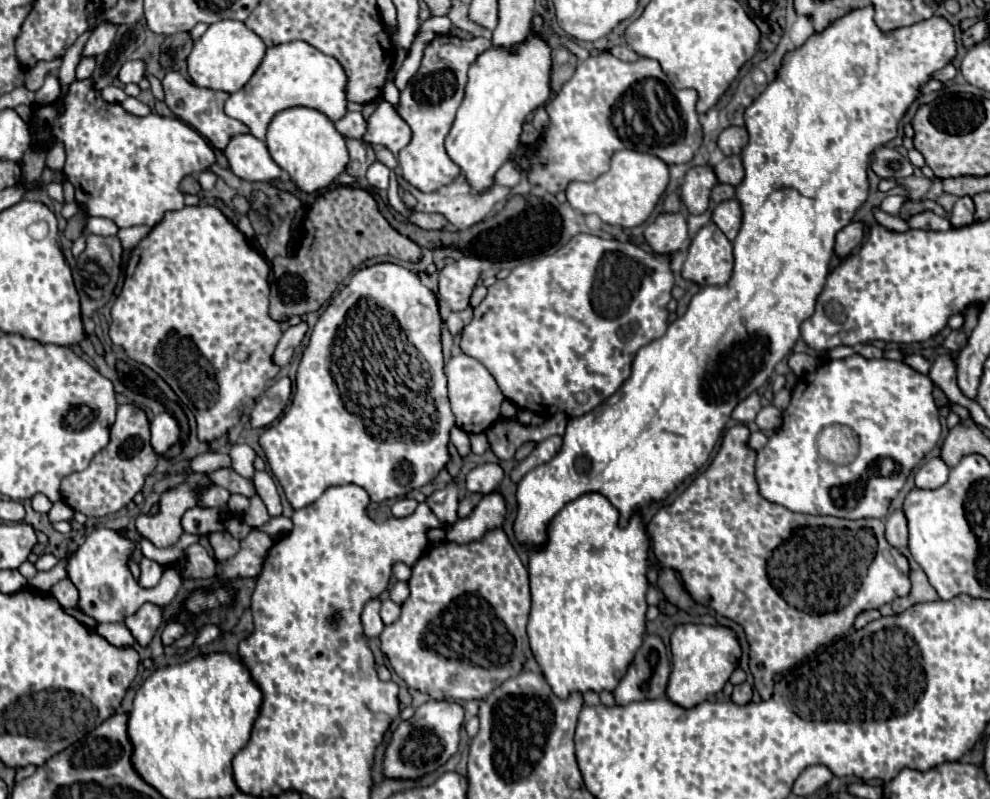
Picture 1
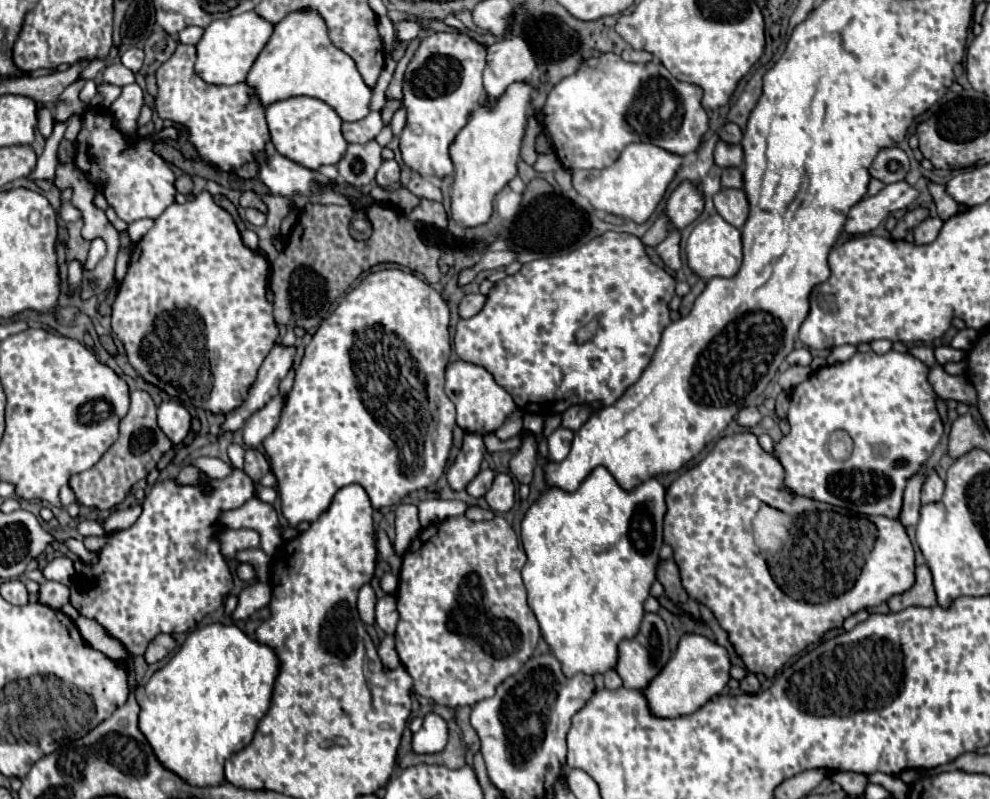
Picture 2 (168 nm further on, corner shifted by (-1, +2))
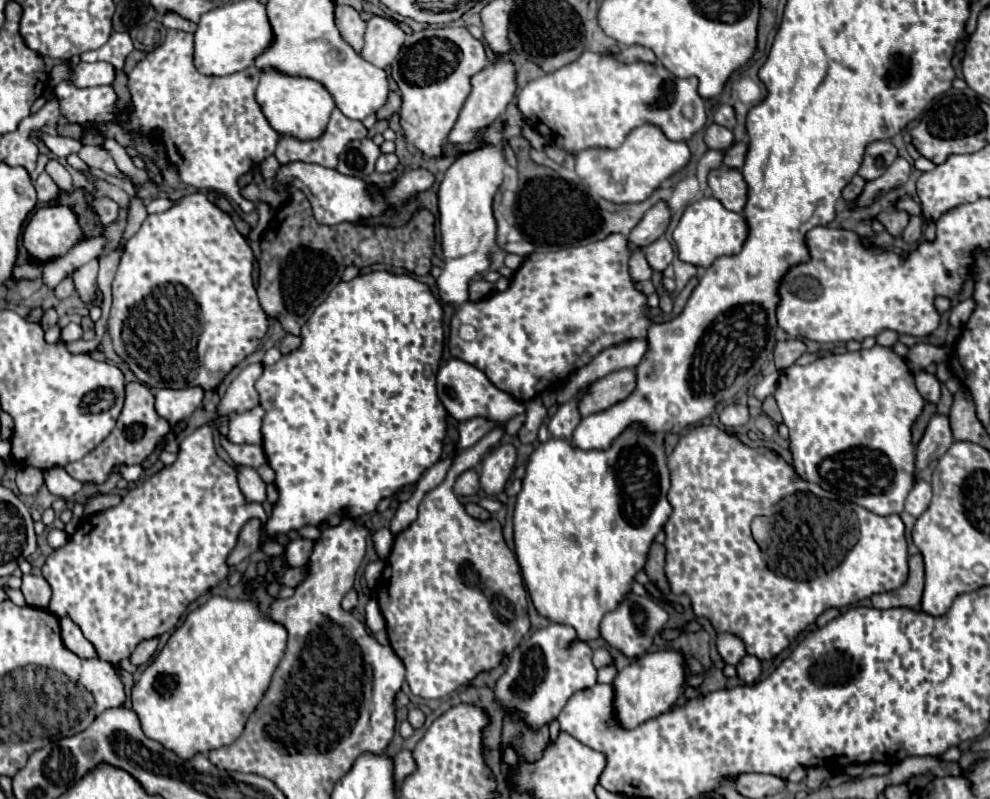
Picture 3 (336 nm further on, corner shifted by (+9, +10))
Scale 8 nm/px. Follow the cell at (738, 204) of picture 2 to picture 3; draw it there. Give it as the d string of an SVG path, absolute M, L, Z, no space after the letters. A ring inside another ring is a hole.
M715 168L709 172L709 188L713 196L733 212L741 212L747 202L747 182L743 180L741 170Z

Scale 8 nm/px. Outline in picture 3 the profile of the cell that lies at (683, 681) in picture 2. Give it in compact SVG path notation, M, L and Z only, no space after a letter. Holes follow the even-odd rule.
M675 650L645 654L631 662L629 666L625 666L623 670L619 670L617 678L613 680L613 714L619 726L629 730L667 712L683 694L685 674L687 674L685 660L681 652Z

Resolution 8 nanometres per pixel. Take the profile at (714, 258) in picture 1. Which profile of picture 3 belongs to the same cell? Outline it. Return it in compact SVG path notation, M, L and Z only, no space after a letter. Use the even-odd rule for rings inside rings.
M701 198L693 204L689 204L679 220L679 226L673 232L673 240L679 250L679 258L683 262L695 264L695 266L711 266L719 256L725 254L737 254L747 240L749 226L745 222L743 214L727 210L717 198Z

